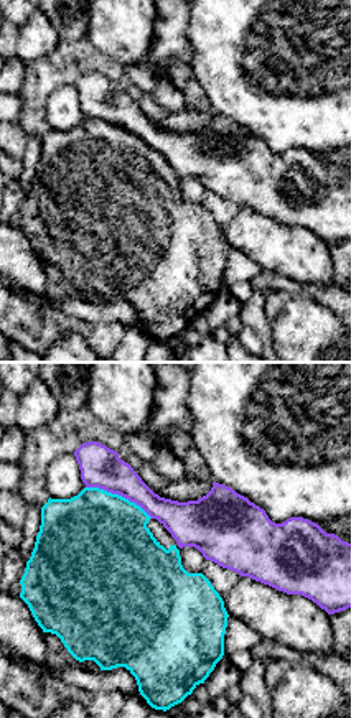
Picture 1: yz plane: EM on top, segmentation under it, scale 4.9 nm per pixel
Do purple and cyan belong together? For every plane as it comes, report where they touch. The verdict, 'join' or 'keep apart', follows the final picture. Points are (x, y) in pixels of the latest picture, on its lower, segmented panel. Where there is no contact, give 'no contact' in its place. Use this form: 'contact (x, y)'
contact (119, 494)

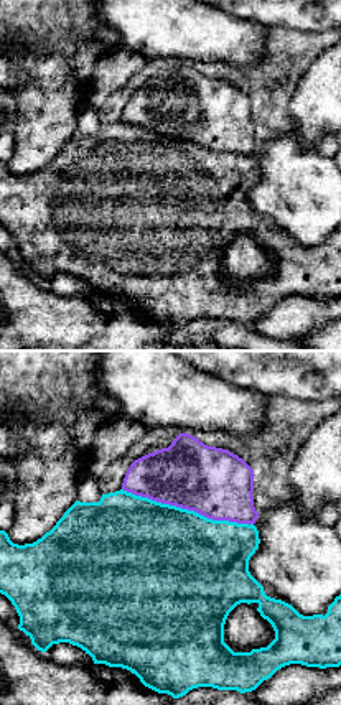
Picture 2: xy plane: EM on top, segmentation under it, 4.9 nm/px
contact (188, 509)

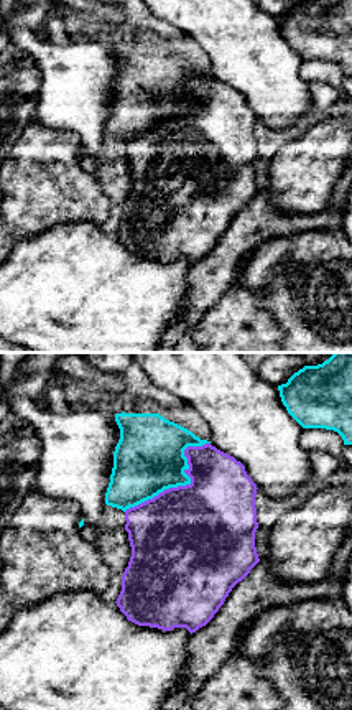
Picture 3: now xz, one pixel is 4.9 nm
contact (186, 485)

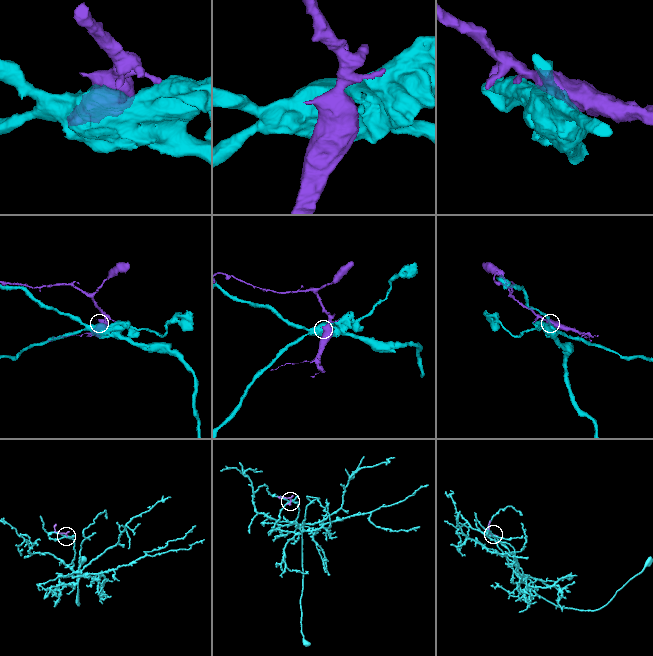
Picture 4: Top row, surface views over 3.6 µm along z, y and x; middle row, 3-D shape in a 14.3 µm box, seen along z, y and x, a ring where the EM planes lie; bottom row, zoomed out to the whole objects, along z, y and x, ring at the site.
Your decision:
keep apart

